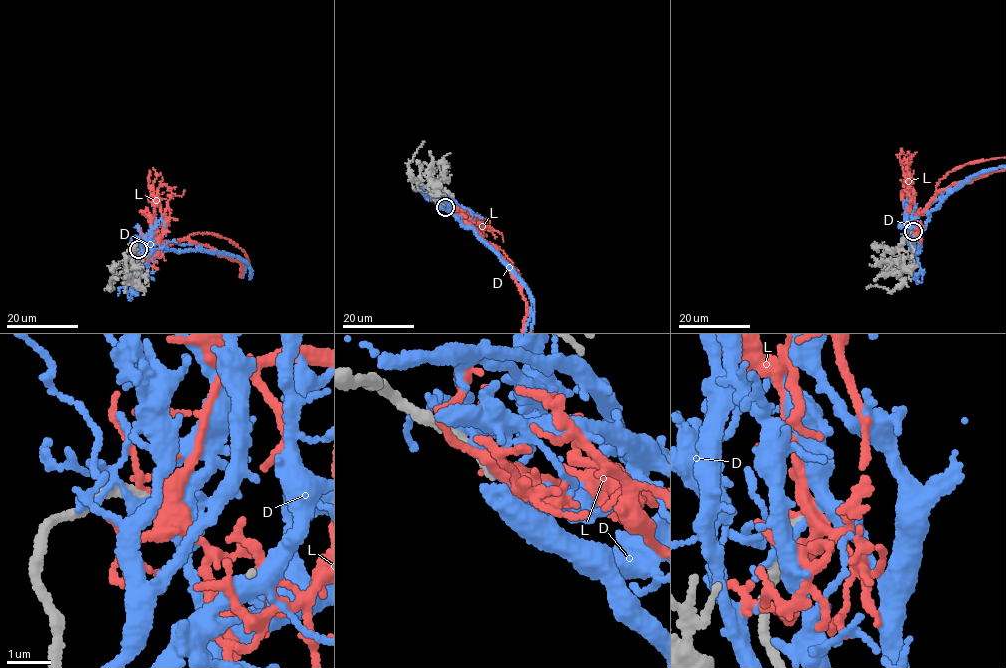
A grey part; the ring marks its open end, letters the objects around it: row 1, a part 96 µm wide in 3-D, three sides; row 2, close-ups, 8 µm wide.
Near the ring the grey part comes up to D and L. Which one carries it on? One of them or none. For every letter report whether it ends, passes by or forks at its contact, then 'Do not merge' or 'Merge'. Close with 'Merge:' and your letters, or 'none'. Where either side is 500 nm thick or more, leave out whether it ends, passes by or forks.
D: It forks there. Do not merge
L: It forks there. Do not merge
Merge: none

